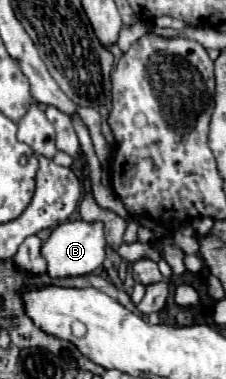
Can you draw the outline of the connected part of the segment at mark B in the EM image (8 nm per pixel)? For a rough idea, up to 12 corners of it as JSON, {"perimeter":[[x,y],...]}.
{"perimeter":[[68,220],[42,246],[48,274],[82,276],[106,258],[102,222]]}

